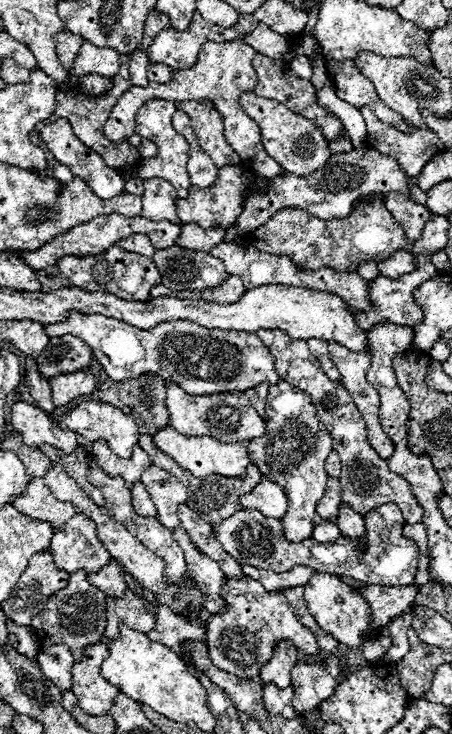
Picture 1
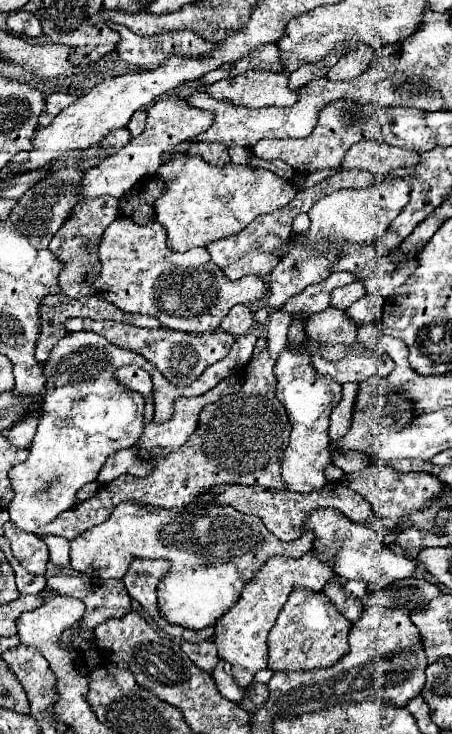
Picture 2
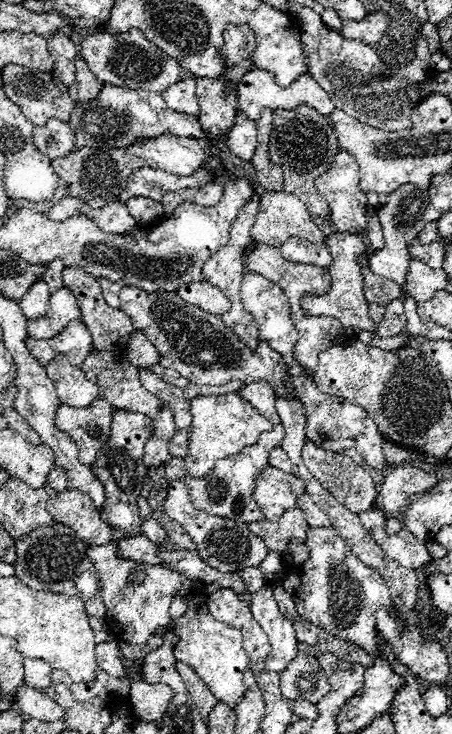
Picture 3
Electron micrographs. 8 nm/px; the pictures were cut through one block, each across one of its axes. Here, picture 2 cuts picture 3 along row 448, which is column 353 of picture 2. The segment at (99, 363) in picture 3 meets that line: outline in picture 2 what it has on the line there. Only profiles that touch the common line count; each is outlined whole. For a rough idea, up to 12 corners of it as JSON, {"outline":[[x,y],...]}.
{"outline":[[378,140],[346,152],[342,168],[384,176],[420,156]]}

